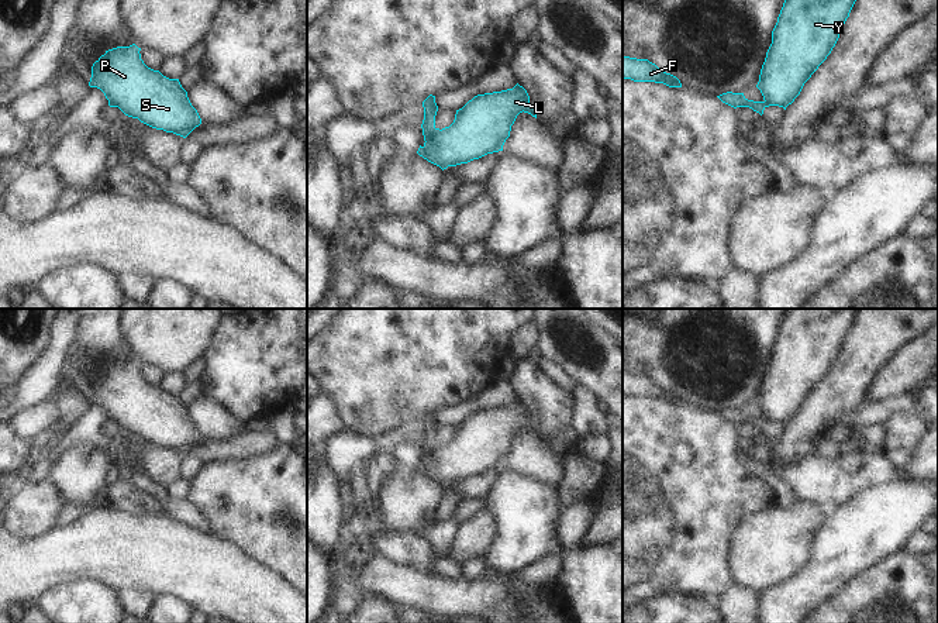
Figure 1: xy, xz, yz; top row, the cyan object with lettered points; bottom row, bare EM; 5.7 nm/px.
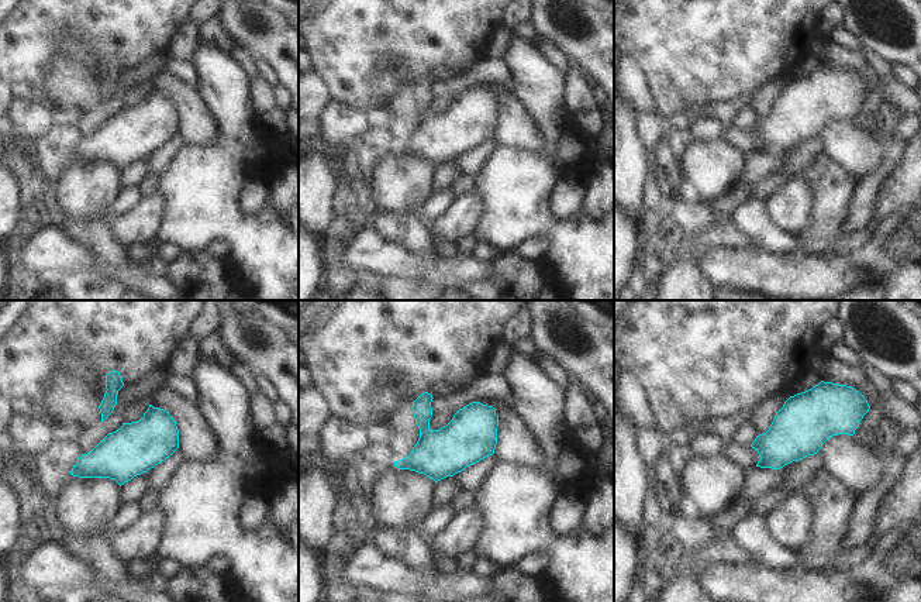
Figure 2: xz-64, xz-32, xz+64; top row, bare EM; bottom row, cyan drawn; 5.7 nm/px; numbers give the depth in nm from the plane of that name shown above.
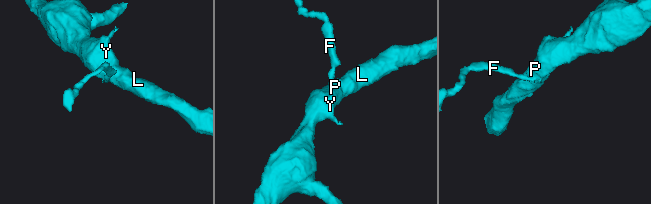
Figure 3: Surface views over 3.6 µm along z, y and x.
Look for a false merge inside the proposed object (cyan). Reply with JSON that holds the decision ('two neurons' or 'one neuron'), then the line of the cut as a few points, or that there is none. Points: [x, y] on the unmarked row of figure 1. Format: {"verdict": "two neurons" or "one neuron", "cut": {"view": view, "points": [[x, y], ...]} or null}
{"verdict": "two neurons", "cut": {"view": "xz", "points": [[435, 444], [426, 460]]}}

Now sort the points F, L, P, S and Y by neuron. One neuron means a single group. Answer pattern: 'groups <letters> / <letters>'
groups F / L P S Y

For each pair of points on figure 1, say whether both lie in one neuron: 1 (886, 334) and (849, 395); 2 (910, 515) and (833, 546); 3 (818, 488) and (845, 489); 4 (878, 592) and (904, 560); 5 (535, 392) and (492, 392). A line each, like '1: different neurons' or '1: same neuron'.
1: same neuron
2: same neuron
3: same neuron
4: same neuron
5: different neurons

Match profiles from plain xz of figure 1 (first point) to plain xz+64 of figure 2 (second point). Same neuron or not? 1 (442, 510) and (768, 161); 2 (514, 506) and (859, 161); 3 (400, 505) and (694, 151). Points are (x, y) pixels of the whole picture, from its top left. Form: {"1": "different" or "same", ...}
{"1": "different", "2": "different", "3": "same"}

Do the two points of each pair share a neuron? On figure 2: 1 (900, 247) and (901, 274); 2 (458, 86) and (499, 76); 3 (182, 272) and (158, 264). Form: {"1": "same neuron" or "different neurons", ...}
{"1": "same neuron", "2": "same neuron", "3": "different neurons"}

